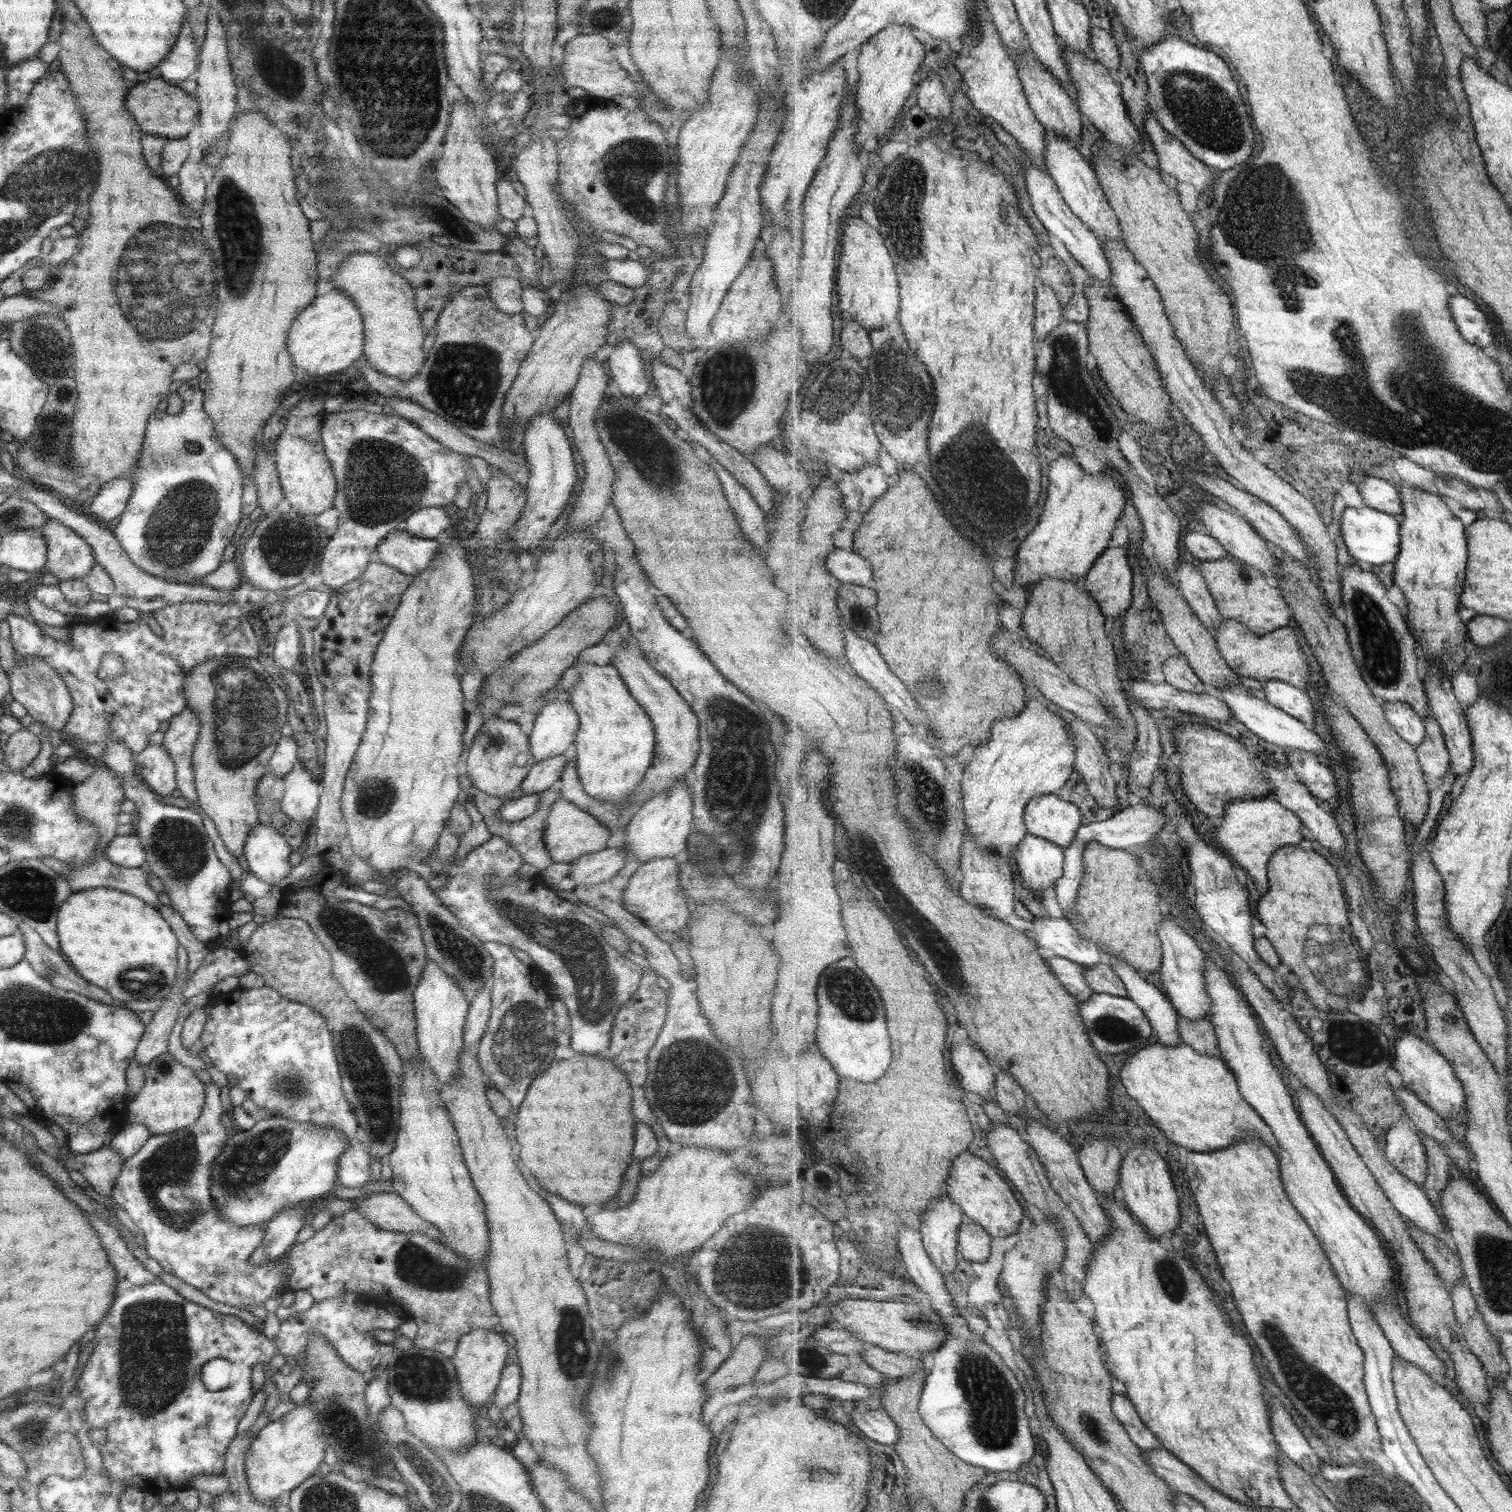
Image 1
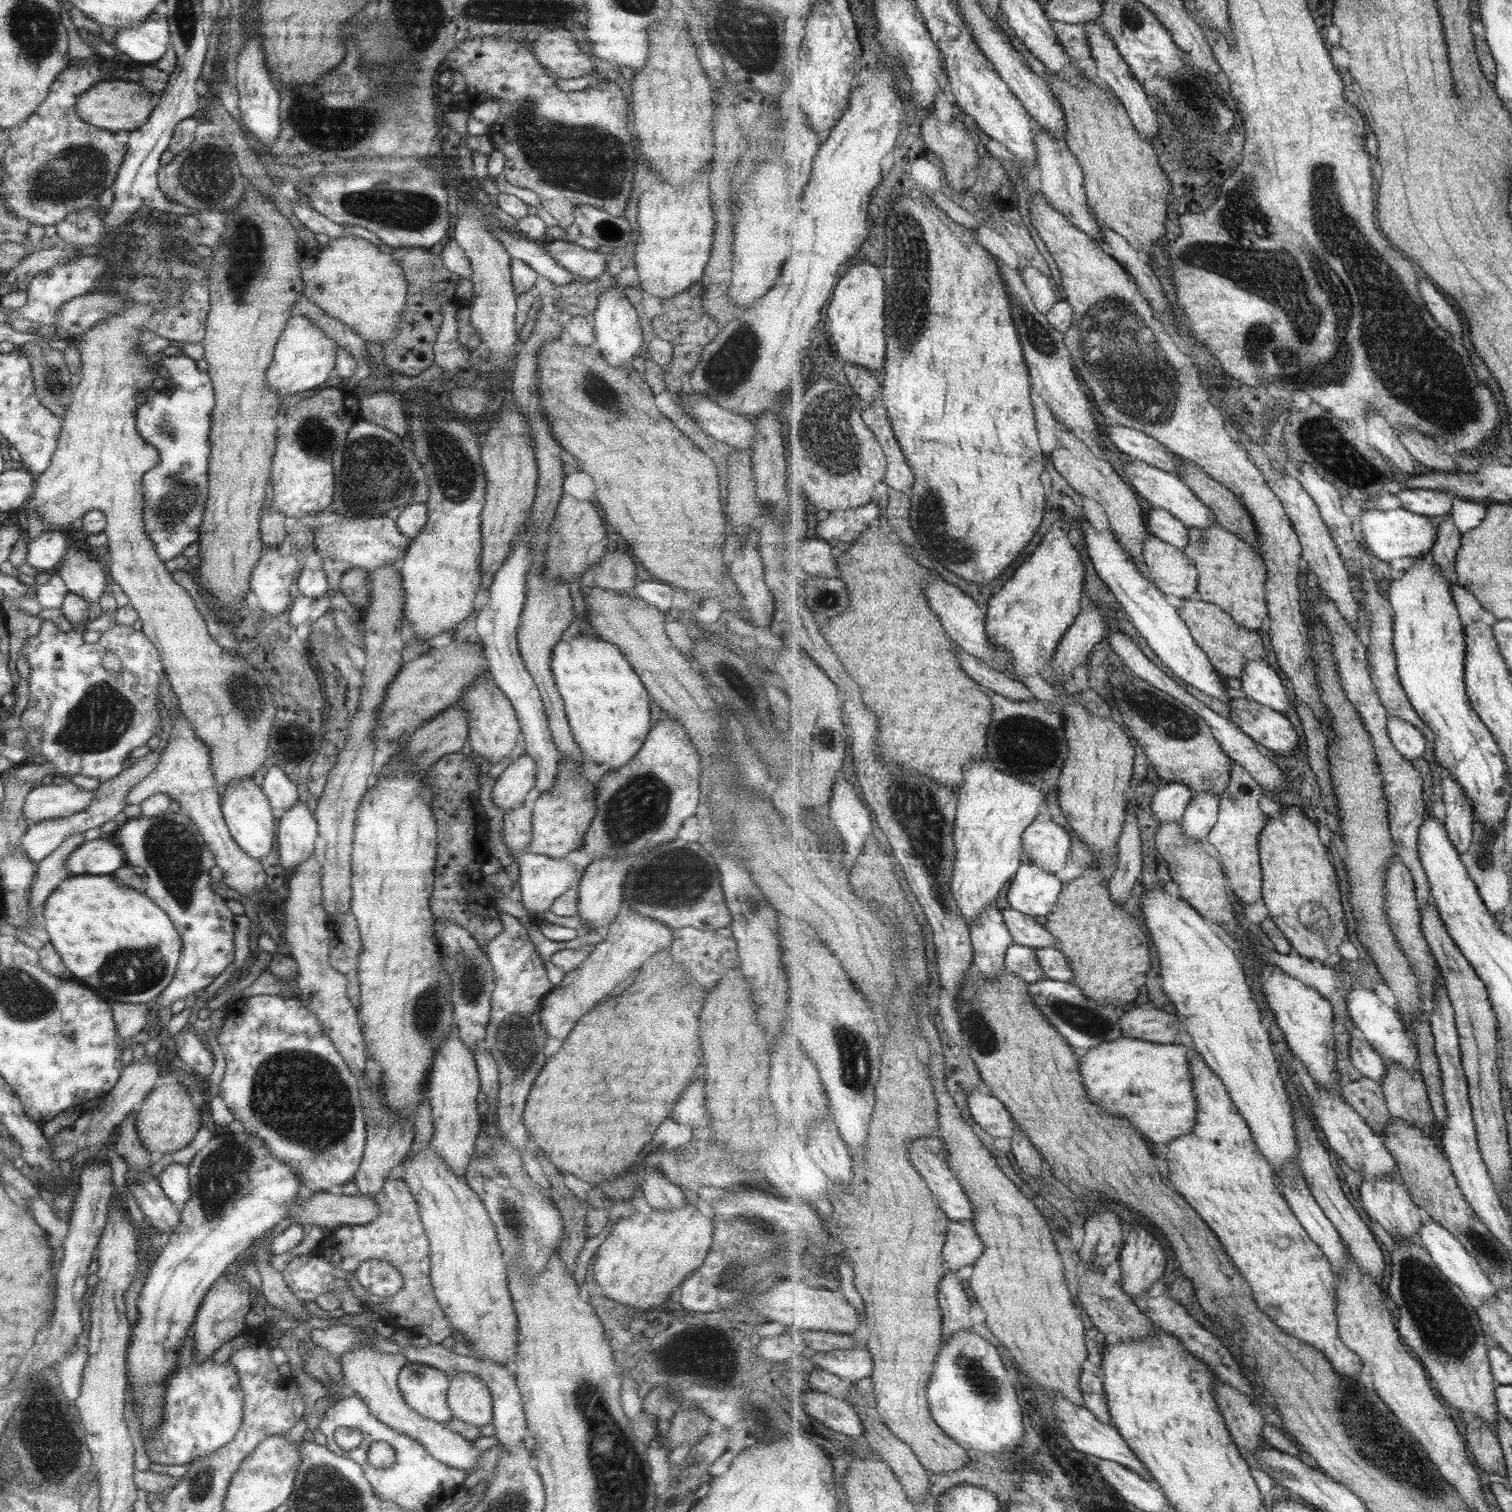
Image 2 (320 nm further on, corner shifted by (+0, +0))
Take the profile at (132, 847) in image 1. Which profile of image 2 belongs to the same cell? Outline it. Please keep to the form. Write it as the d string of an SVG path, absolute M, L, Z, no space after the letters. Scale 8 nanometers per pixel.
M99 837L83 841L64 858L64 867L70 876L111 875L124 865L119 846Z

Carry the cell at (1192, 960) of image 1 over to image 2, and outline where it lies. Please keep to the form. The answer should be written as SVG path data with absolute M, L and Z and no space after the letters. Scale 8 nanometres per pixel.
M1203 791L1192 798L1181 820L1188 839L1199 842L1207 839L1219 820L1221 797L1216 792Z

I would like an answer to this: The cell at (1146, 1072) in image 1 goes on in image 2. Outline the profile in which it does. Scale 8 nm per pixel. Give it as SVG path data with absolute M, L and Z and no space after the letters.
M1128 1037L1103 1042L1082 1052L1080 1071L1083 1084L1091 1102L1113 1112L1115 1116L1127 1118L1153 1144L1163 1143L1167 1146L1171 1140L1189 1134L1197 1122L1198 1102L1190 1073L1191 1052L1182 1045L1161 1045Z

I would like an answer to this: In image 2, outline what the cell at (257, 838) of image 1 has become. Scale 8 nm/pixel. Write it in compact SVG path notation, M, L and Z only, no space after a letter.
M245 777L240 781L233 781L220 794L220 803L222 819L228 828L230 837L237 843L237 846L247 856L255 860L259 861L261 856L265 857L271 850L275 827L273 827L274 815L270 804L260 786L255 785L249 777Z

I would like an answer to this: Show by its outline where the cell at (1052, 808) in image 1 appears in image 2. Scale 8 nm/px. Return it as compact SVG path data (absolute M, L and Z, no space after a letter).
M1035 821L1023 836L1025 858L1047 872L1058 873L1067 866L1073 833L1057 821Z

